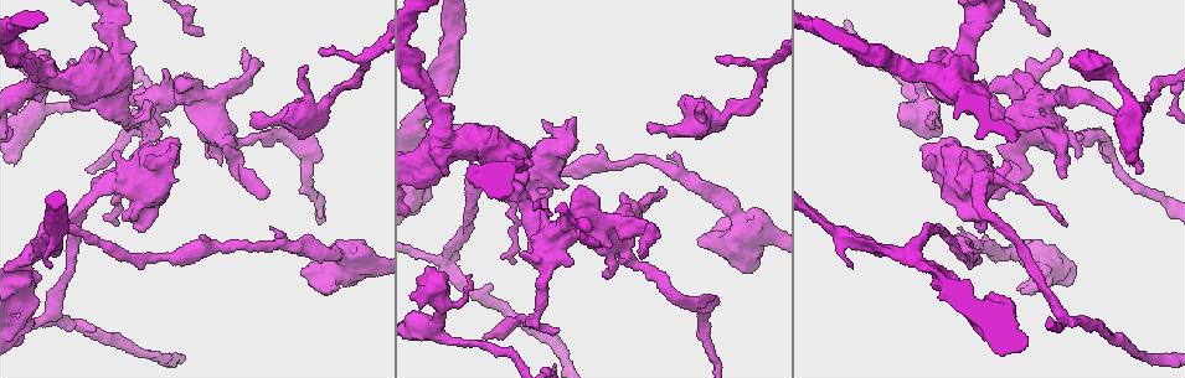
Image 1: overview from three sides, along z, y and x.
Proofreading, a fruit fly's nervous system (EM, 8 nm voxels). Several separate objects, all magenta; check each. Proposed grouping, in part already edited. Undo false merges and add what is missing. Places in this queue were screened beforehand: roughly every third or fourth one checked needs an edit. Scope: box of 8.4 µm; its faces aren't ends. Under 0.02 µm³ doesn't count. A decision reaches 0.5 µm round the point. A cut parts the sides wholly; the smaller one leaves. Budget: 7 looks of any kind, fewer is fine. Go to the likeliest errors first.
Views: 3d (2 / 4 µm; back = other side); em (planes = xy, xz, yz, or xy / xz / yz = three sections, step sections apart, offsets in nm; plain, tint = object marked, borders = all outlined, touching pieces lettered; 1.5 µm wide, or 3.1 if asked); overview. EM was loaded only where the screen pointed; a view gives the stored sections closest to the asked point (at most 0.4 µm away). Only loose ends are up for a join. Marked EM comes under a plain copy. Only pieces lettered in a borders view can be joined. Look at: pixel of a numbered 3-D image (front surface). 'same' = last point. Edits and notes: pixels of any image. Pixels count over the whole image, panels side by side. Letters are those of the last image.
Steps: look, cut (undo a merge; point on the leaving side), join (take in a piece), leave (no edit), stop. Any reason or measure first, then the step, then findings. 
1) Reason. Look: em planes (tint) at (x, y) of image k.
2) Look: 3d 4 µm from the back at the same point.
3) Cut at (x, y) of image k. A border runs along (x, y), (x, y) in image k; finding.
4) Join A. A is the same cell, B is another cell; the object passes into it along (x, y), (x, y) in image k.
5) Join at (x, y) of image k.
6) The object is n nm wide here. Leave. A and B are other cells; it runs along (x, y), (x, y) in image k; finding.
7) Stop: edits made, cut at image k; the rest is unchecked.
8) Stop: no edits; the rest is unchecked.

Tapers out. Look: 3d 4 µm at (321, 47) of image 1.

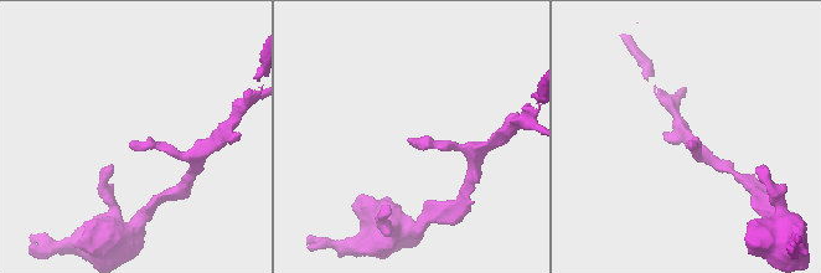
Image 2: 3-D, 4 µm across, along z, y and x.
Look: em xy step 4 (tint) at (687, 141) of image 2.

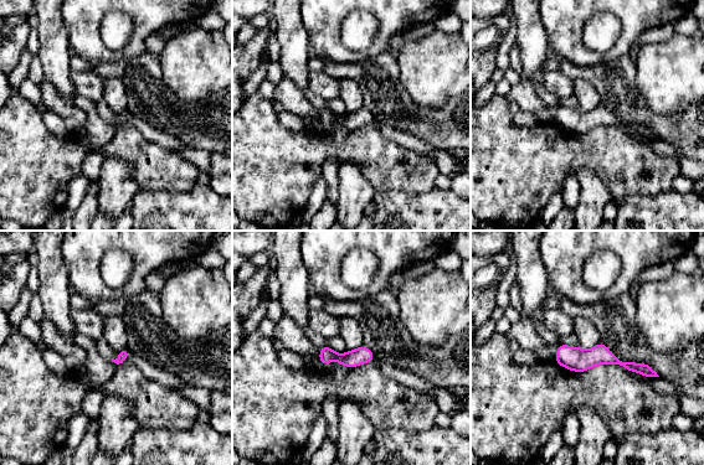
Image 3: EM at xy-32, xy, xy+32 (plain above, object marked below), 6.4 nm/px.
Cut it another way. Look: em planes (borders) at the same point.

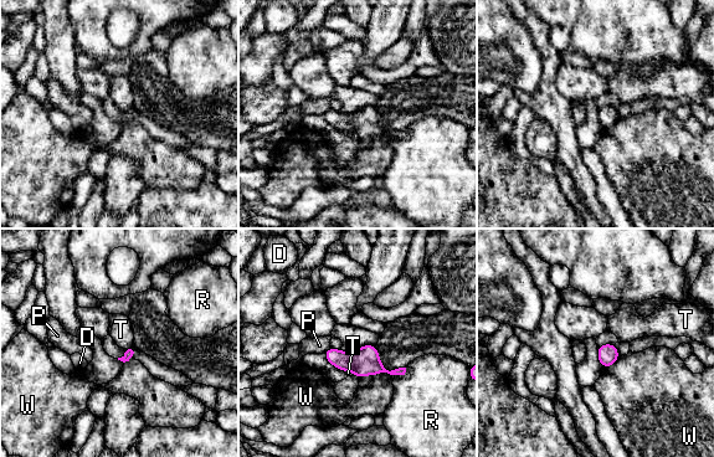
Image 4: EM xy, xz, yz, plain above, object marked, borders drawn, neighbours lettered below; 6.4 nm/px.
Leave. D, P, R, T and W are other cells; it runs along (328, 354), (401, 371) in image 4; none of them fits.

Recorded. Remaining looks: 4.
A fork. Look: em planes (tint) at (321, 107) of image 1.

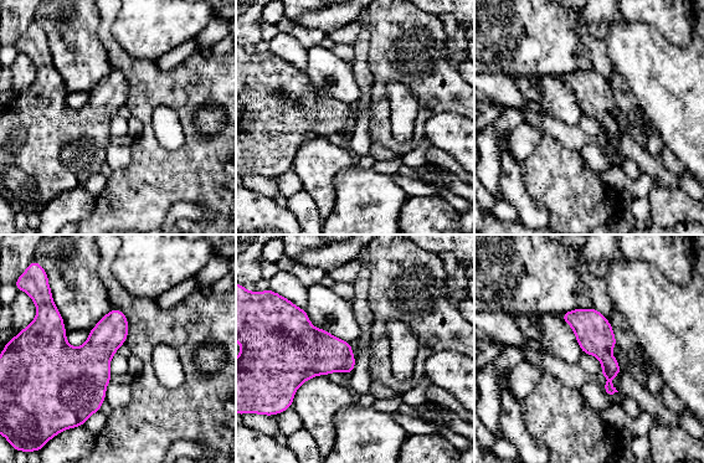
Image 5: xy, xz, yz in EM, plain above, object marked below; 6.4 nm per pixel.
See the neighbours. Look: em planes (borders) at the same point.

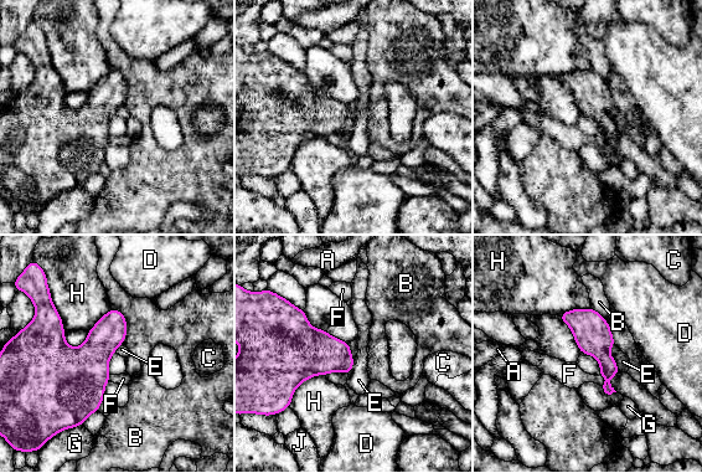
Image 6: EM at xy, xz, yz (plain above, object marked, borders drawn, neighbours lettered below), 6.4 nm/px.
The longest contact is with H, 340 nm. Leave. A, B, C, D, E, F, G, H and J are other cells; a border runs along (46, 279), (51, 302), (65, 329) in image 6; continuous, no second neuron.

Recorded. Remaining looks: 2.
Stop: no edits; the rest is unchecked.

